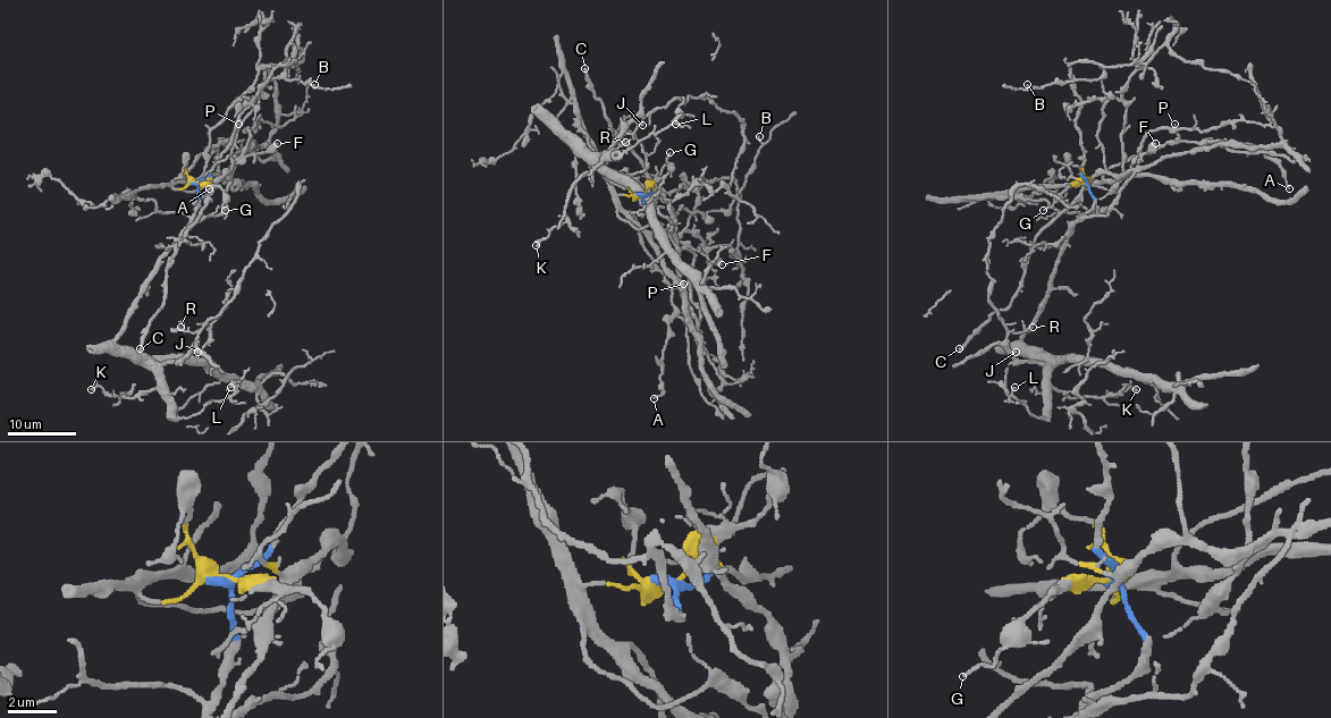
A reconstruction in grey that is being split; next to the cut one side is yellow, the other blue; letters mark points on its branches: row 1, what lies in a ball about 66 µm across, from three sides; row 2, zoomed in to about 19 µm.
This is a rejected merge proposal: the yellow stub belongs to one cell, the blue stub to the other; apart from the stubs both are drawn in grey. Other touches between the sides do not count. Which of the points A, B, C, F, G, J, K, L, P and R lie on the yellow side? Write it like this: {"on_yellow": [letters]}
{"on_yellow": ["A", "B", "C", "F", "G", "P"]}

